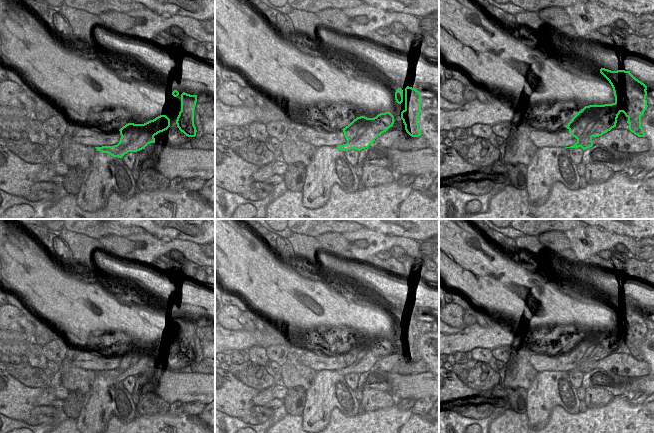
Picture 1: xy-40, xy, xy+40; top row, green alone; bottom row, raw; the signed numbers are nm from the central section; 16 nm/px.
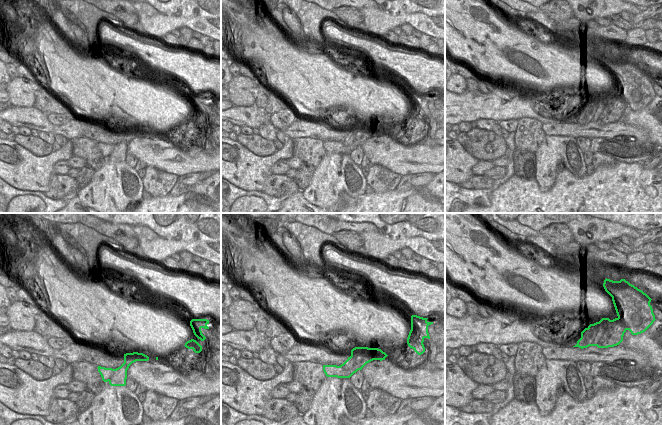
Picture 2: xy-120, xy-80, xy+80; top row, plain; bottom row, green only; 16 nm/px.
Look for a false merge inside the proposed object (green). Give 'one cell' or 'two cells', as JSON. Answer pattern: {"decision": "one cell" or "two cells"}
{"decision": "two cells"}

